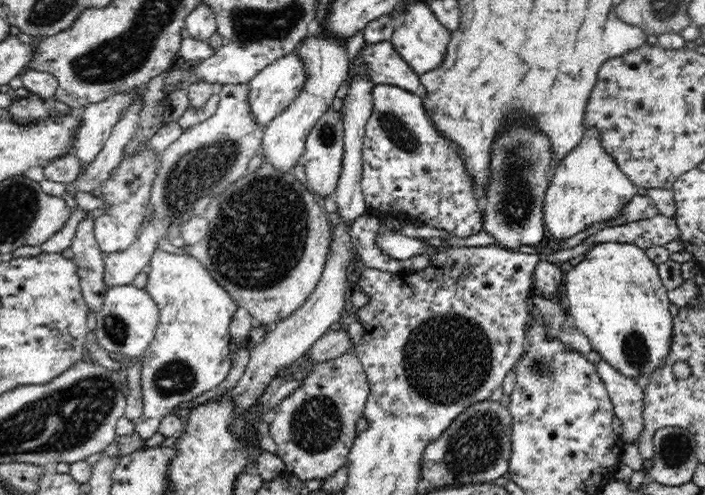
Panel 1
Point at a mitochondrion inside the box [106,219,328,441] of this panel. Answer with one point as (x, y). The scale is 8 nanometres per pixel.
(176, 377)

